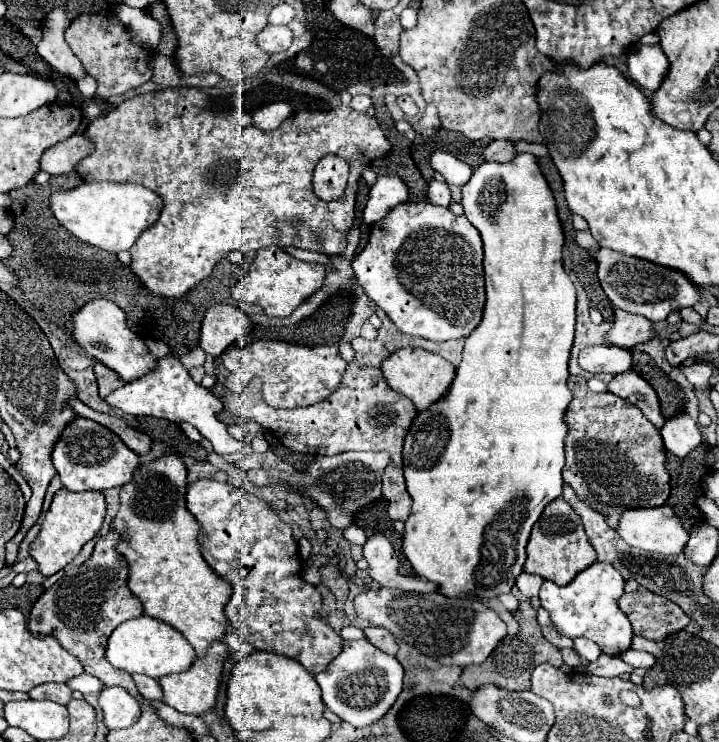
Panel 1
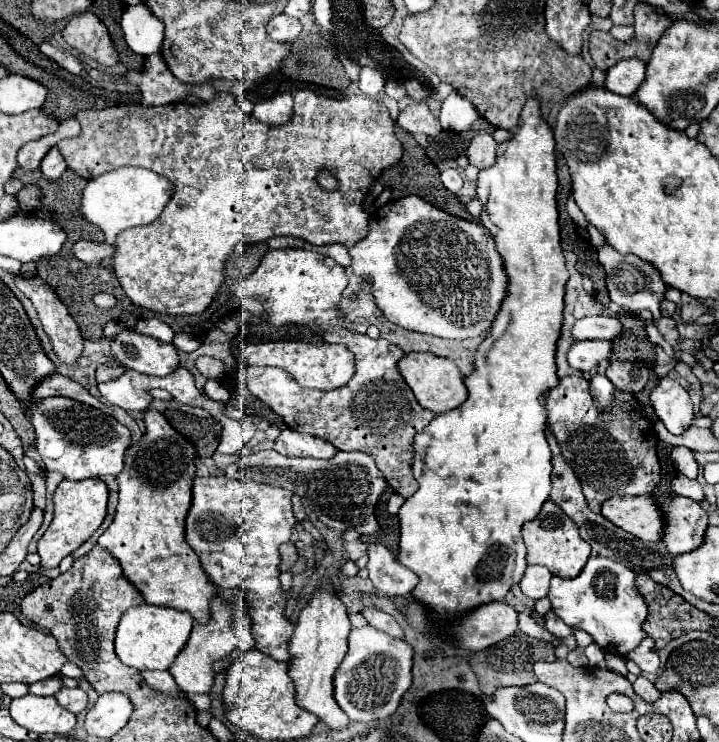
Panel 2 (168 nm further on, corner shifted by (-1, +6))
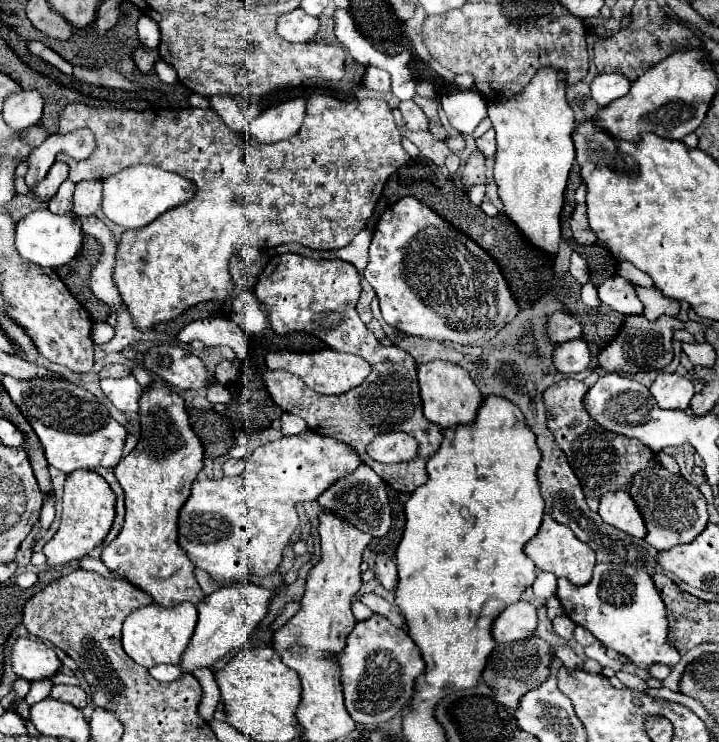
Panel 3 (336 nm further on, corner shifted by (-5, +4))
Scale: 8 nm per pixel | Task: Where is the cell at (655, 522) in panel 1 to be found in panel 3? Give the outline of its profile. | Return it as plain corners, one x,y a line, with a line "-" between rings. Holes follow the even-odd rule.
609,492
609,494
605,494
601,498
601,504
599,504
599,516
607,524
627,532
629,536
643,538
647,534
645,520
643,520
641,512
637,510
635,500
627,492

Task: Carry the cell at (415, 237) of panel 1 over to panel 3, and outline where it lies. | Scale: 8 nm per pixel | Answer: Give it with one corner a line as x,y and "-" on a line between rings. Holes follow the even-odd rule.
413,196
401,198
379,218
369,246
369,264
363,276
377,292
383,320
393,328
419,338
481,346
519,312
519,304
499,264
475,240
459,232
455,226
451,226

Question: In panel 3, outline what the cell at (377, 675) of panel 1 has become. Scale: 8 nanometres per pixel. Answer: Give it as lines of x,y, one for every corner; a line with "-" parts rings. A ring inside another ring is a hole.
377,614
367,622
357,622
347,636
343,654
339,654
339,666
345,708
357,724
383,724
397,716
413,698
415,680
425,670
421,650
411,636

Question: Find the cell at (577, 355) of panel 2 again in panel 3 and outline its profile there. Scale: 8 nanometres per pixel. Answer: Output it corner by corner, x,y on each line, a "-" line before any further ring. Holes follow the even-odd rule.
569,340
557,346
555,368
563,374
577,374
591,366
591,352
585,340

